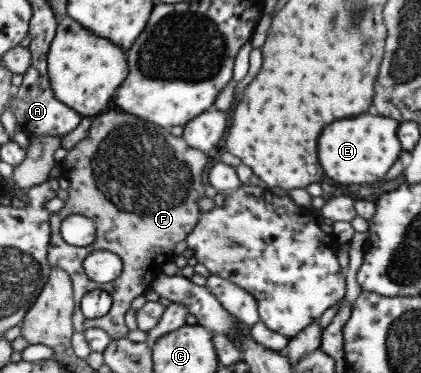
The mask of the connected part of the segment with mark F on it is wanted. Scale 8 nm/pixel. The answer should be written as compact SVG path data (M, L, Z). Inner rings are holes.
M108 111L93 117L87 136L68 150L58 165L61 176L69 182L66 190L68 196L63 201L63 207L49 216L50 244L46 260L49 267L59 267L69 277L74 302L72 331L83 333L85 329L97 327L103 329L111 339L125 338L128 329L123 322L123 316L130 308L131 301L146 293L151 283L161 275L162 267L171 255L175 243L183 241L197 223L201 212L197 206L197 199L204 196L201 173L207 165L207 154L189 147L182 136L173 136L168 128L159 127L147 120L141 121L133 115L125 115L125 112ZM73 214L88 217L94 223L95 239L89 245L77 247L61 239L60 223L65 217ZM99 250L114 253L122 261L121 275L113 282L97 284L87 280L83 273L83 259L88 253ZM92 289L107 292L111 298L111 308L103 317L88 319L80 313L80 298Z

